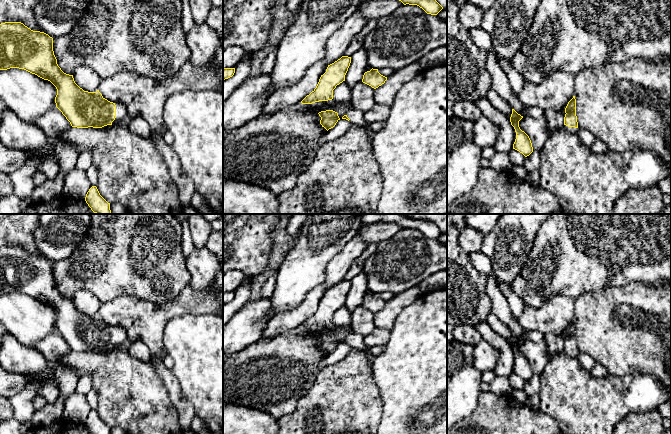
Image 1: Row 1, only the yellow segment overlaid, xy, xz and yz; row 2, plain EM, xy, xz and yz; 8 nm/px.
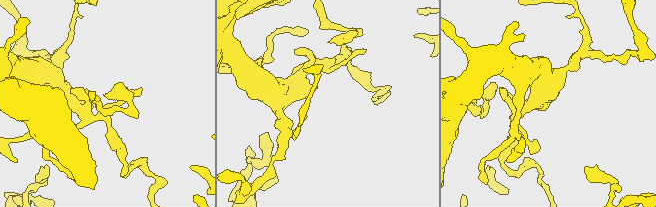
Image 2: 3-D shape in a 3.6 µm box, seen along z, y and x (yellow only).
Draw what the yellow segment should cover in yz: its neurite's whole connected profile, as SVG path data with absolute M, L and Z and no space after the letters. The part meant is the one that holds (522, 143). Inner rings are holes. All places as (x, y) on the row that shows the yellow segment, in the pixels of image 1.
M514 109L510 117L511 125L514 127L516 132L516 139L513 144L513 149L522 153L525 157L529 156L533 152L533 147L529 136L520 129L519 121L523 118Z

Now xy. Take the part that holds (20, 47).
M5 22L0 24L0 70L10 68L24 69L38 77L50 81L57 89L55 97L56 107L62 112L72 127L77 128L102 128L112 125L112 122L121 122L127 116L126 107L121 103L113 103L105 99L97 90L96 92L84 91L74 81L73 75L64 73L57 64L53 51L53 38L40 31L33 31L21 22Z

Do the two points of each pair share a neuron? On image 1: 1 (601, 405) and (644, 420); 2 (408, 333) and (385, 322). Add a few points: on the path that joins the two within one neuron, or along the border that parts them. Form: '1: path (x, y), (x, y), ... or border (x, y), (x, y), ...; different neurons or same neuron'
1: border (651, 410), (629, 413), (616, 423); different neurons
2: border (406, 306), (395, 317), (393, 326), (390, 329); different neurons

